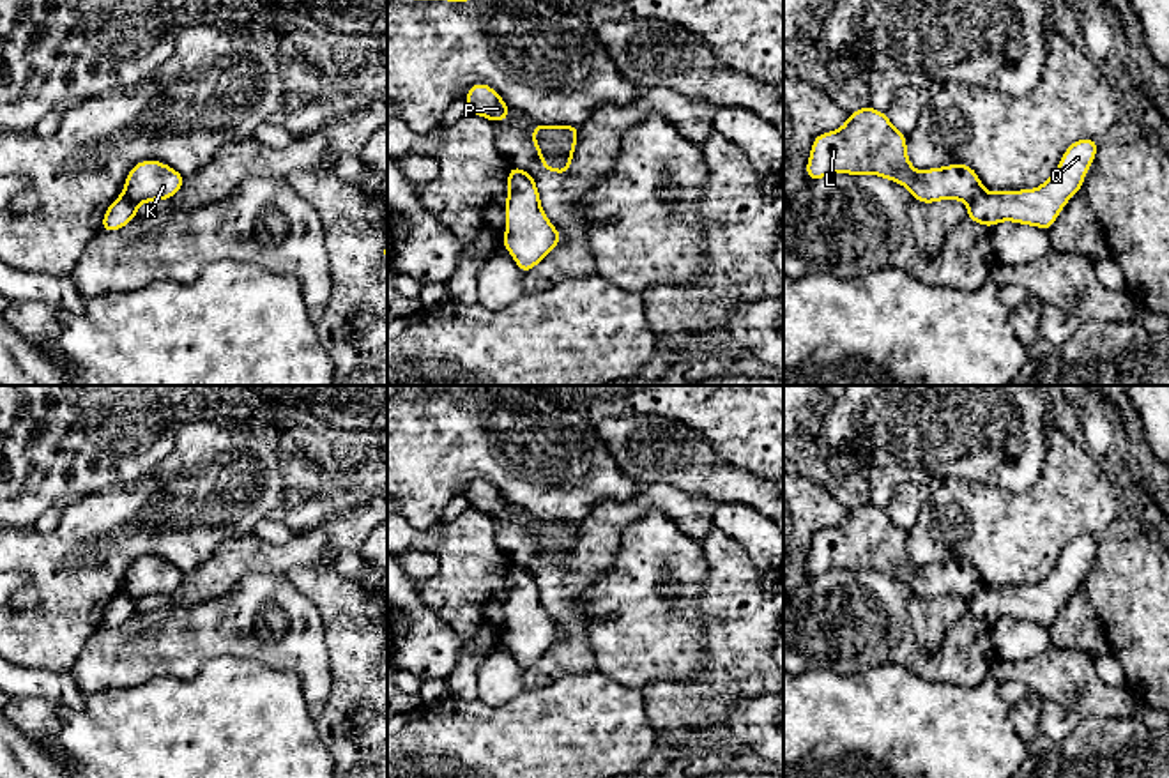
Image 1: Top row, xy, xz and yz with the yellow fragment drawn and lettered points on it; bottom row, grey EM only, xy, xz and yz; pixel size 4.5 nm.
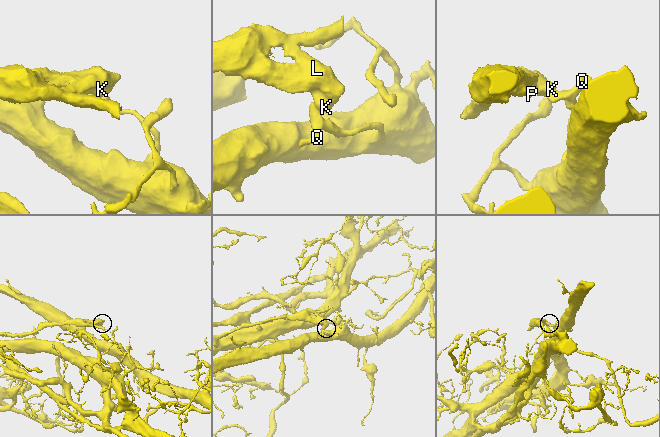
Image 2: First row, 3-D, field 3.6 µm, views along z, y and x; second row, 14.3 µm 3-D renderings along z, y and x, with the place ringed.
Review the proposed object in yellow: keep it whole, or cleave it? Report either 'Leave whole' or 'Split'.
Split

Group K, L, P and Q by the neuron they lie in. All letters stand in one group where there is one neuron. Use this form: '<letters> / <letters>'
K L P / Q

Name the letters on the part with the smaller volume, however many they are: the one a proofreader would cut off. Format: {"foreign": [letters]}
{"foreign": ["K", "L", "P"]}

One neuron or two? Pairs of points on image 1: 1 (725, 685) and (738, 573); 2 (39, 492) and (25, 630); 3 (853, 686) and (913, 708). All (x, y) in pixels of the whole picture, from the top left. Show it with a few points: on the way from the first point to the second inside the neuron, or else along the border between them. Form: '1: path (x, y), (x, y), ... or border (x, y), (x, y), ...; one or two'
1: path (736, 656), (736, 602); one
2: border (32, 526), (18, 529); two
3: path (867, 701), (874, 708), (899, 708); one

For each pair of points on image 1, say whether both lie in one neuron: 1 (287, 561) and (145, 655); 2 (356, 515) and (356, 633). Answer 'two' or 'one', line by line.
1: two
2: one

